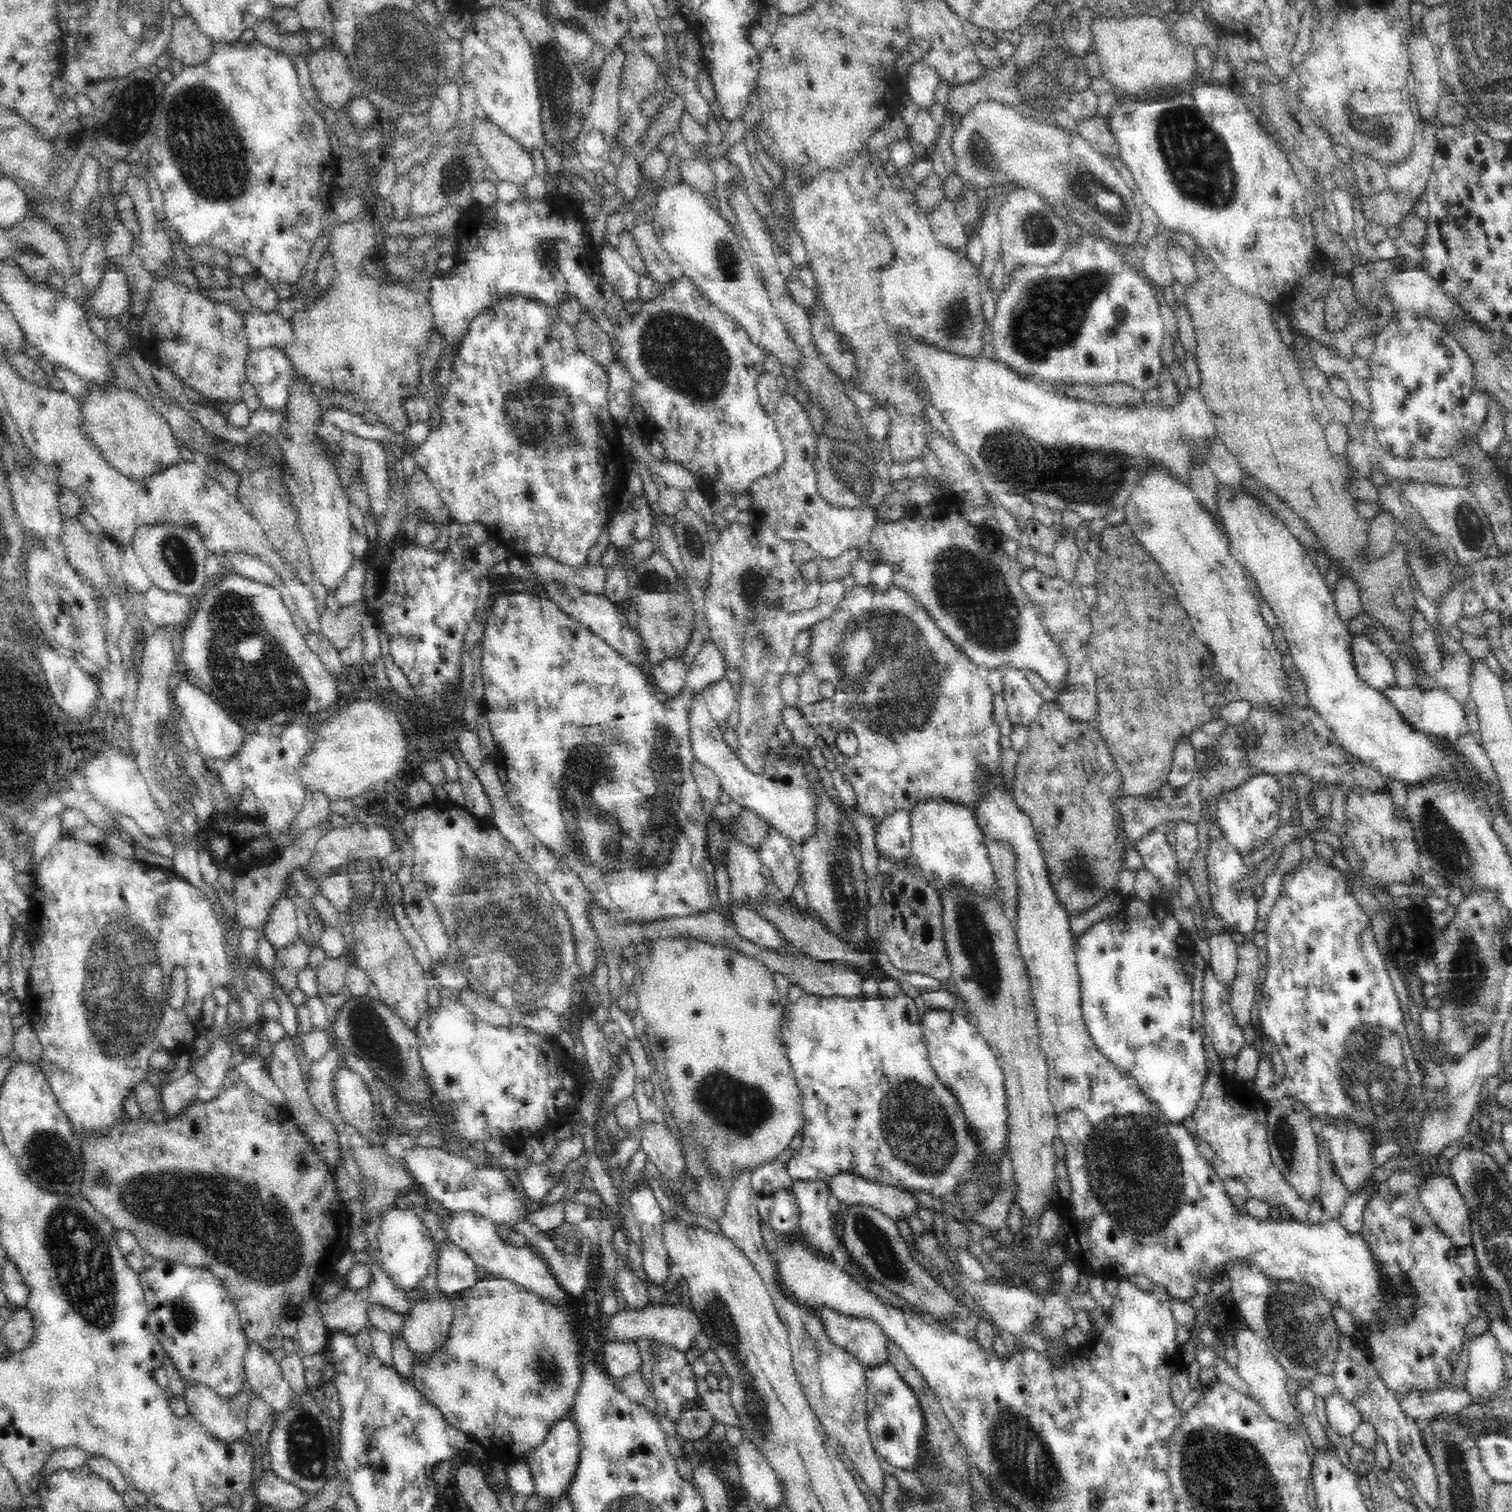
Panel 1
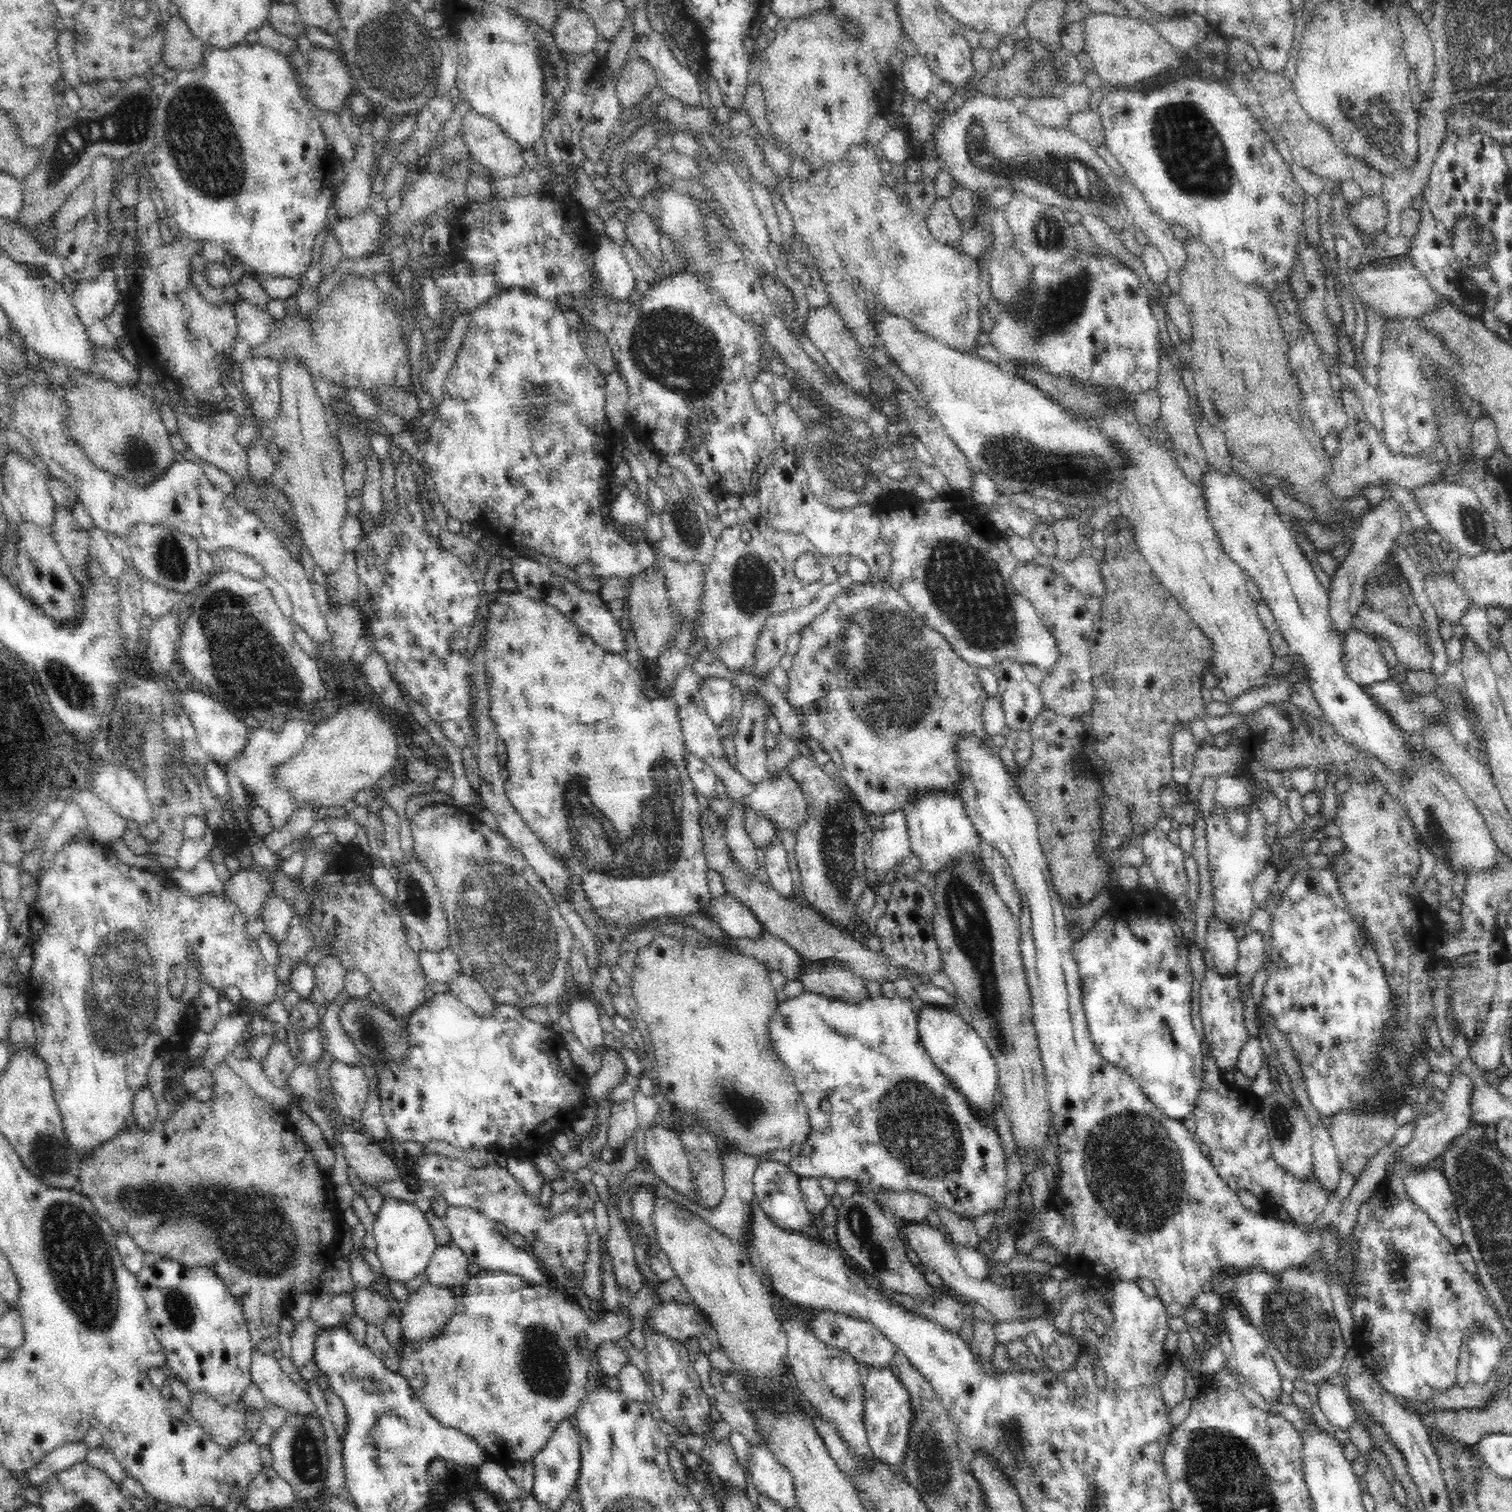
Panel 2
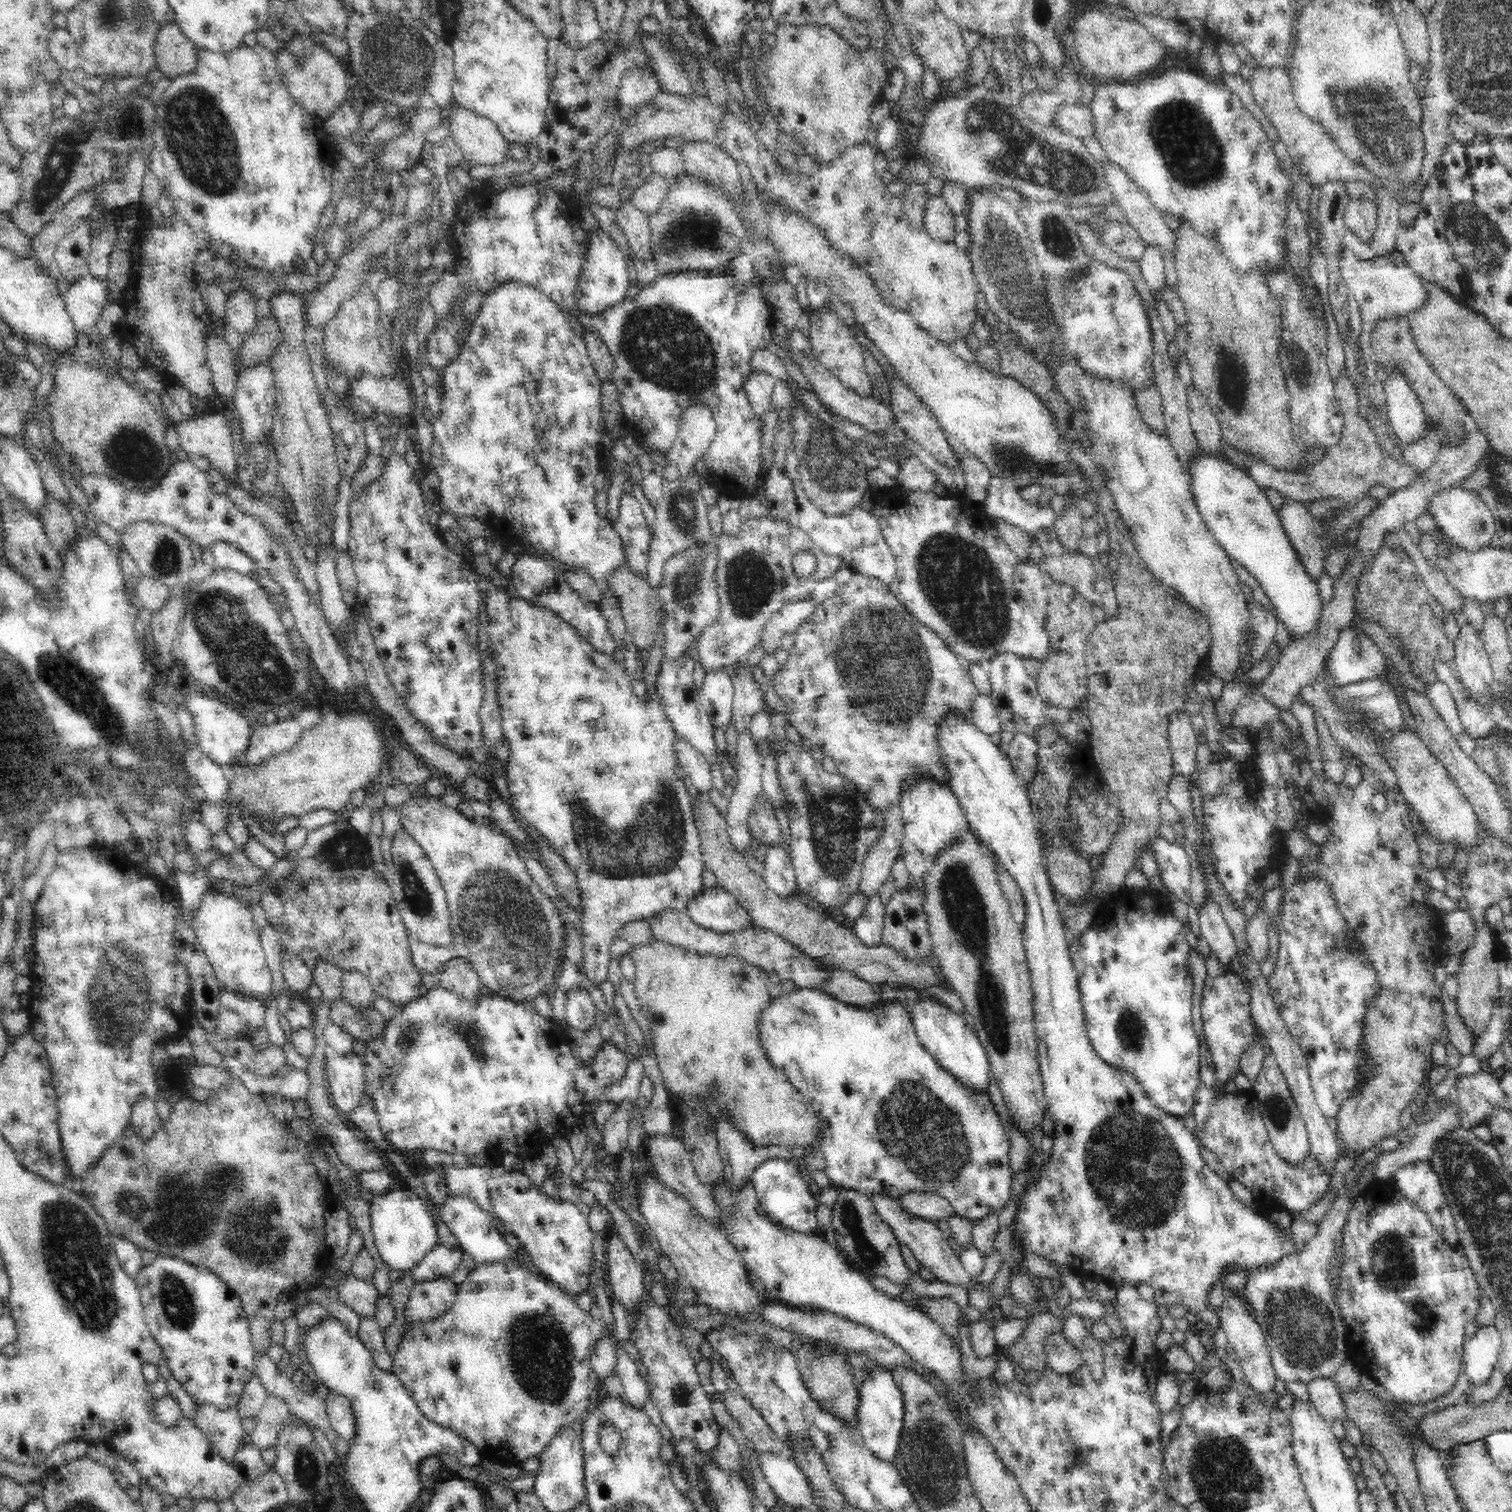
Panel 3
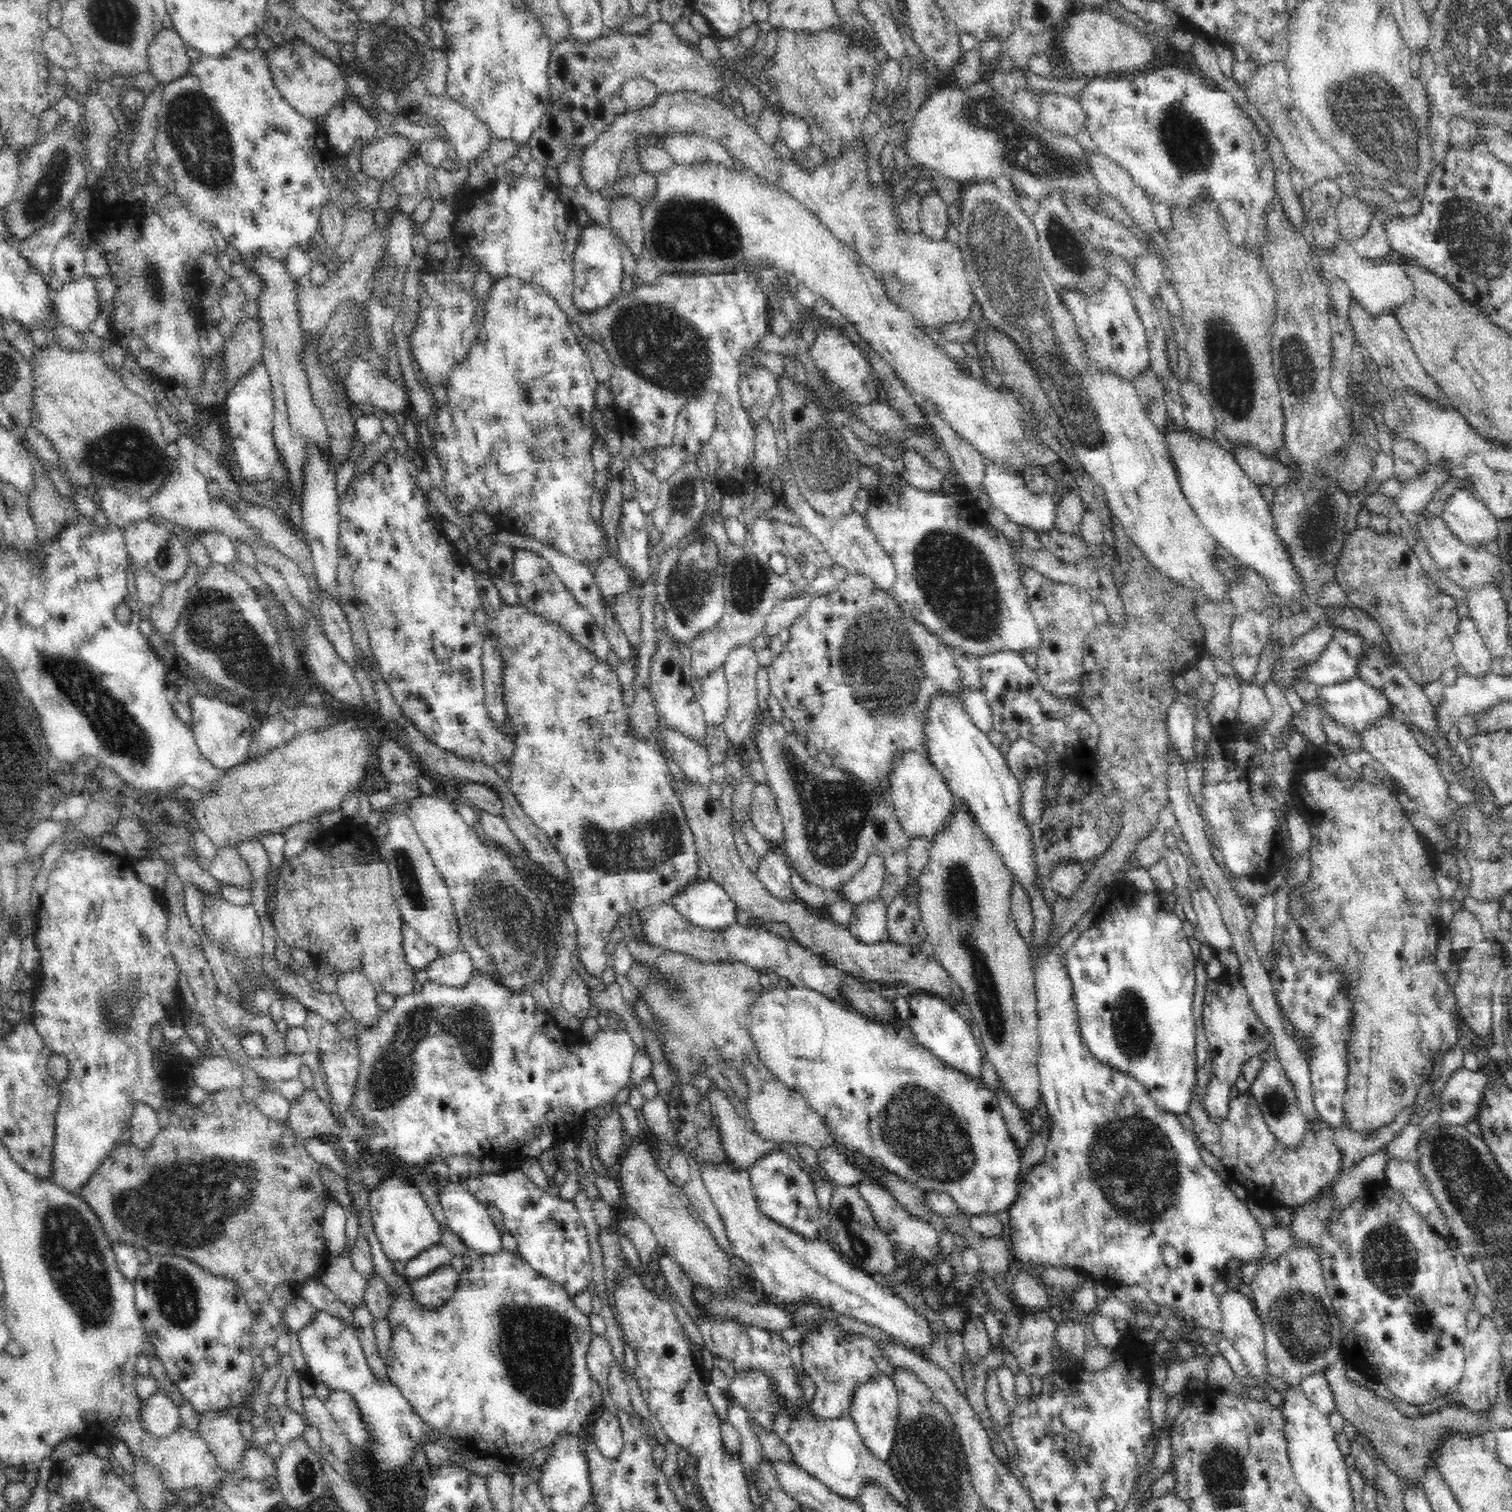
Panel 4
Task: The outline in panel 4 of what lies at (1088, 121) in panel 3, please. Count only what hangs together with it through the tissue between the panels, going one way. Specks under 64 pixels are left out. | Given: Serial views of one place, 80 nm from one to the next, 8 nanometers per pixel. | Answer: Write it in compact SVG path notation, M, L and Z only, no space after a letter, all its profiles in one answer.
M1057 89L1043 93L1040 98L1042 112L1038 121L1046 129L1063 135L1073 135L1086 128L1086 109L1082 107L1077 99L1062 95Z

